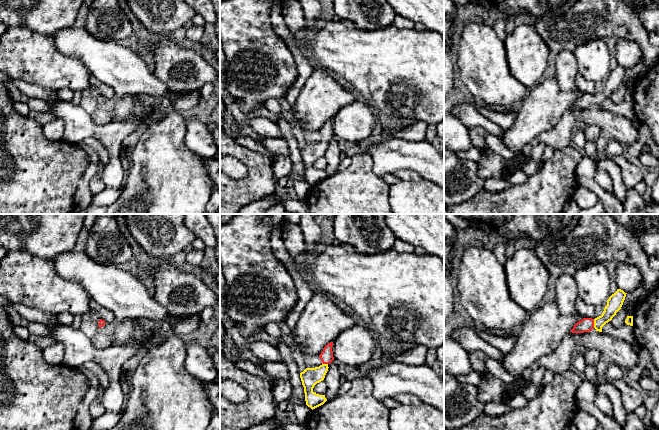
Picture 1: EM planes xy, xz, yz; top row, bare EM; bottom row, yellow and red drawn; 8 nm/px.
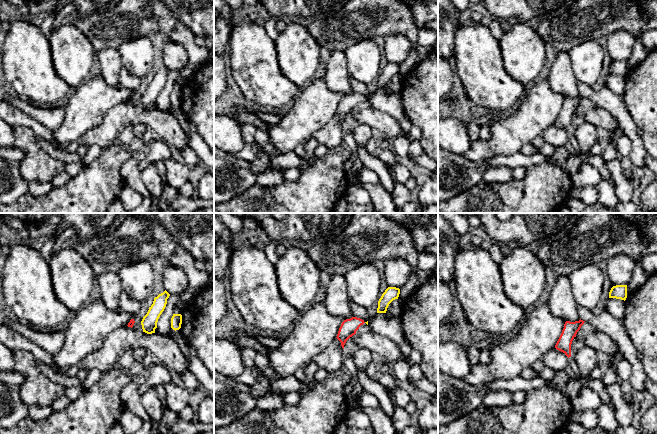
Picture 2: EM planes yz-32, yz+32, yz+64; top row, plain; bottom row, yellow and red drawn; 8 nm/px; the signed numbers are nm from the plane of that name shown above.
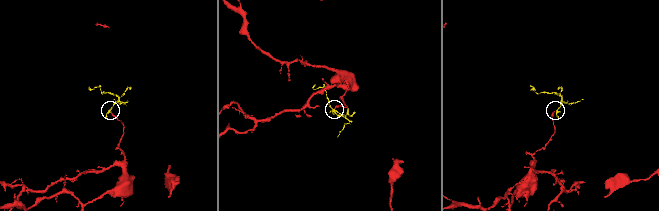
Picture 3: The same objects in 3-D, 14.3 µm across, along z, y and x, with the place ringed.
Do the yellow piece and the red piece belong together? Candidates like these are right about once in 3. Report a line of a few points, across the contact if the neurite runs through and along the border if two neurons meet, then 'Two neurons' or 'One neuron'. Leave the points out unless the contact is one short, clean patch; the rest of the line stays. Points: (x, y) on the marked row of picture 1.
Line: yz (614, 303), (594, 323), (586, 324). One neuron

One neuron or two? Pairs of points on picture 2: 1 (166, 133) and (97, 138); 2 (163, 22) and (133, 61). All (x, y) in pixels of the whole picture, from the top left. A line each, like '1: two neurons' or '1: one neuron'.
1: one neuron
2: two neurons

